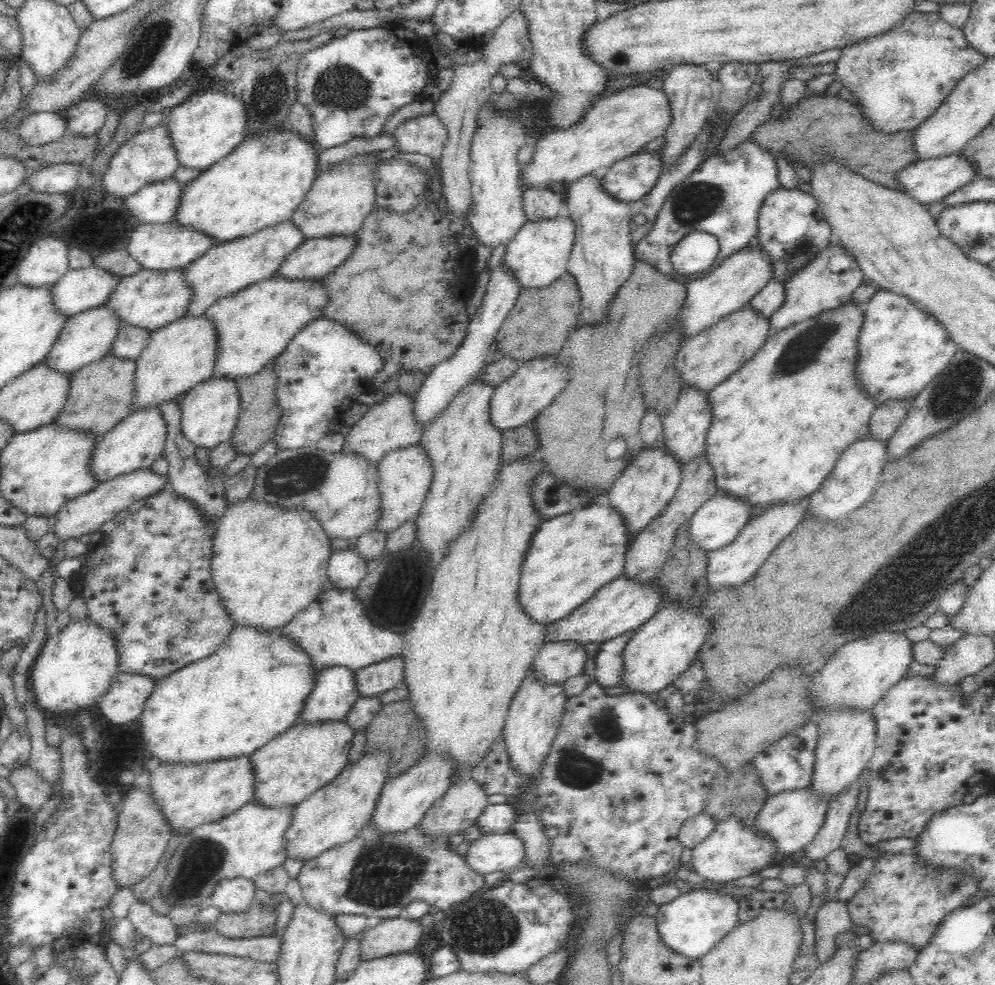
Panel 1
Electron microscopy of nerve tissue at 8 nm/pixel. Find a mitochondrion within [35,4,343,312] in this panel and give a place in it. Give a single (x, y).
(138, 58)

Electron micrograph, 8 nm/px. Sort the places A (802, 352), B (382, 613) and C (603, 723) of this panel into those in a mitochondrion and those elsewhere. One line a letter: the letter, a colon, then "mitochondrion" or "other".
A: mitochondrion
B: mitochondrion
C: mitochondrion

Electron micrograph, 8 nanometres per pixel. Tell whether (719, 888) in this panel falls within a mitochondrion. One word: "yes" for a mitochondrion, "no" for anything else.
no

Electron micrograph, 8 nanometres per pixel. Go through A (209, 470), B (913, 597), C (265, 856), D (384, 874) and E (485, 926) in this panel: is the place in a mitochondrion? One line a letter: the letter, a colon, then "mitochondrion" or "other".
A: other
B: mitochondrion
C: other
D: mitochondrion
E: mitochondrion

